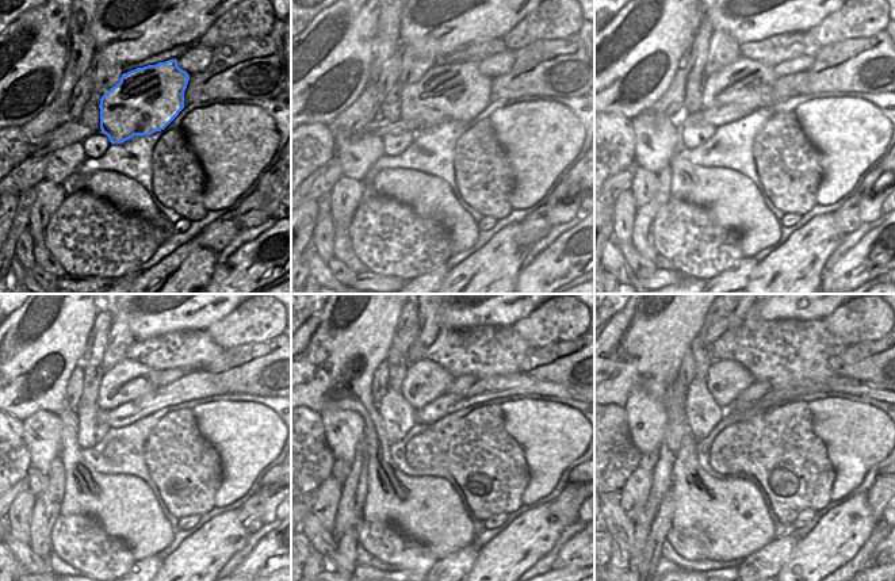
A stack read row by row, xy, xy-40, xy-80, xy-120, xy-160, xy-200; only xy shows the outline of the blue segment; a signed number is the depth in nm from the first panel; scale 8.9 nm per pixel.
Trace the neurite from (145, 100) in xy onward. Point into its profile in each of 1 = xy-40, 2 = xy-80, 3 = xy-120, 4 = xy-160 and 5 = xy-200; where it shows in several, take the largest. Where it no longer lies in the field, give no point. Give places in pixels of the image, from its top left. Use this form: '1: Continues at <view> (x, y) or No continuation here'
1: Continues at xy-40 (456, 91)
2: Continues at xy-80 (746, 84)
3: Continues at xy-120 (129, 381)
4: Continues at xy-160 (425, 381)
5: Continues at xy-200 (726, 379)

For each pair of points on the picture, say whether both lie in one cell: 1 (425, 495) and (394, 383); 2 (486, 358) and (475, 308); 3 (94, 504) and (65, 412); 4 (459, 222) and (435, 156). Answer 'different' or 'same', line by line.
1: different
2: different
3: same
4: different

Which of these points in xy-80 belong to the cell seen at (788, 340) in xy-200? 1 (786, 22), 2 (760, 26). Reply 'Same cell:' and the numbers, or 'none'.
Same cell: none

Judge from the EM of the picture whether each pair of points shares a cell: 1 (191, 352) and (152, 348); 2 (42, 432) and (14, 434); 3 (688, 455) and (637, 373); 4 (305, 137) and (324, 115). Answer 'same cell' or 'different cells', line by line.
1: same cell
2: different cells
3: same cell
4: different cells

